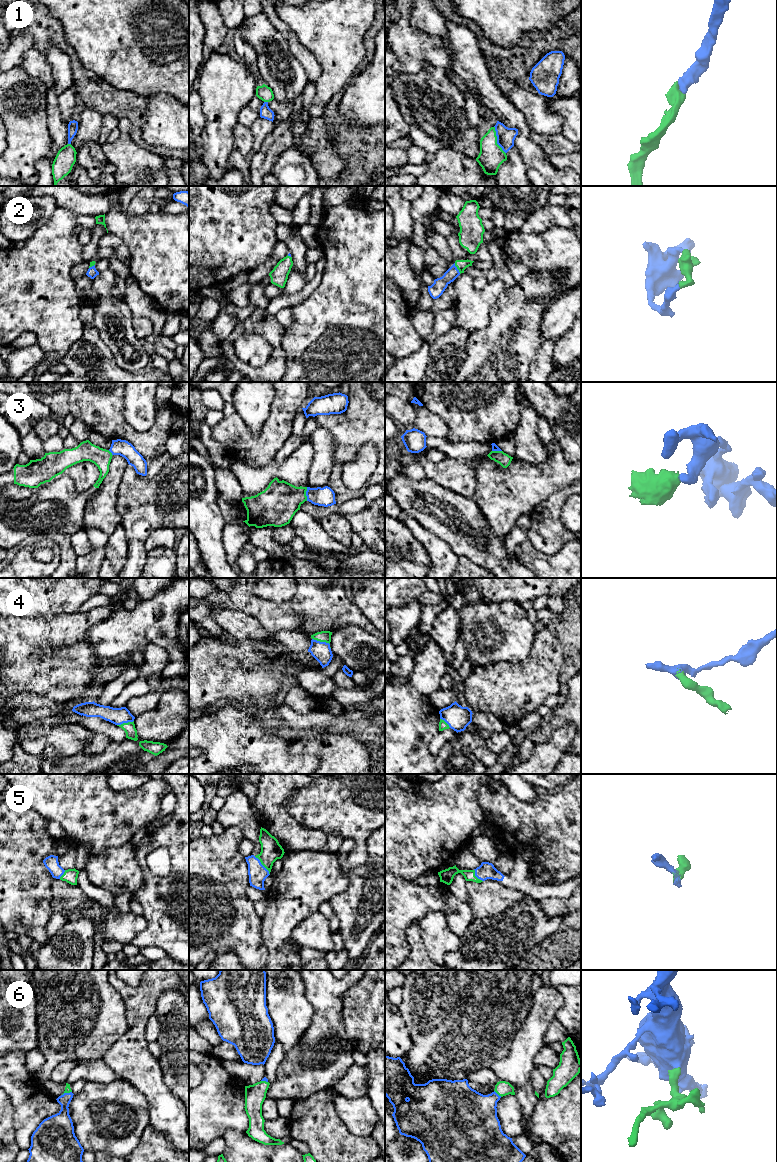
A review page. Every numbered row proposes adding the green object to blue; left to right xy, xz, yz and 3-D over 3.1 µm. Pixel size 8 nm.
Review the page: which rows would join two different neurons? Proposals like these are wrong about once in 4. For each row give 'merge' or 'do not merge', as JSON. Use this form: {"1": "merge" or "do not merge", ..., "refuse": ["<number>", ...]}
{"1": "merge", "2": "merge", "3": "do not merge", "4": "merge", "5": "merge", "6": "merge", "refuse": ["3"]}

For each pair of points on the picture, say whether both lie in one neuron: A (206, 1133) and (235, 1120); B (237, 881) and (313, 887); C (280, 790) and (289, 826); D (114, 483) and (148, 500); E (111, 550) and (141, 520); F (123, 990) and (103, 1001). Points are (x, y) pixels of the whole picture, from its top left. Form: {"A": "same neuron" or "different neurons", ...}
{"A": "same neuron", "B": "different neurons", "C": "same neuron", "D": "different neurons", "E": "different neurons", "F": "different neurons"}

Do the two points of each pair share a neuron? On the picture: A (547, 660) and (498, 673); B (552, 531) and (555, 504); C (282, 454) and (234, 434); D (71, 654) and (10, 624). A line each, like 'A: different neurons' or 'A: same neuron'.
A: same neuron
B: same neuron
C: different neurons
D: same neuron

